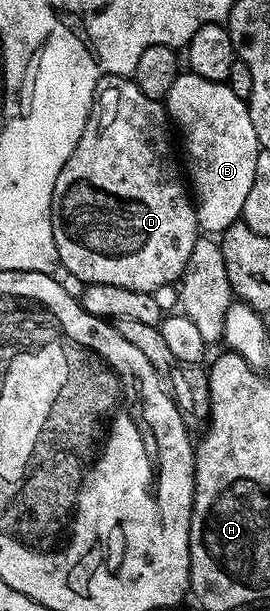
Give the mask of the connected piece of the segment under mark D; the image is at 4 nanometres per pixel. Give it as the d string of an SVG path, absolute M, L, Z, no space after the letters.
M111 74L99 80L83 136L79 136L75 152L71 152L67 164L63 164L63 172L55 180L51 204L58 263L81 284L119 284L119 288L139 292L161 292L172 282L180 283L199 231L197 208L187 193L178 155L177 158L173 155L169 130L171 134L164 105L151 96L143 96L132 77Z

